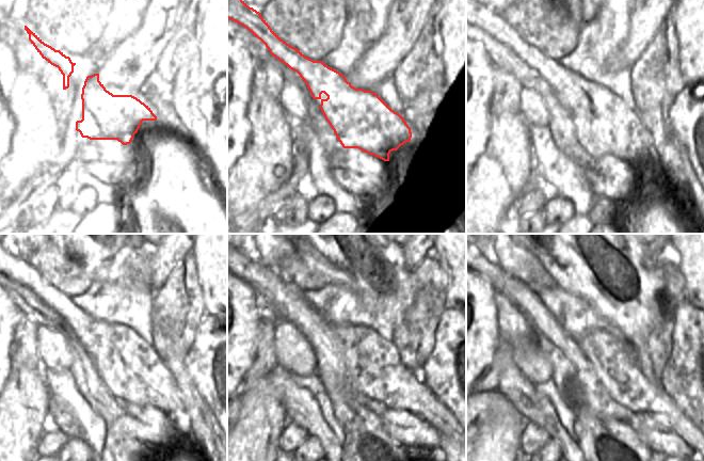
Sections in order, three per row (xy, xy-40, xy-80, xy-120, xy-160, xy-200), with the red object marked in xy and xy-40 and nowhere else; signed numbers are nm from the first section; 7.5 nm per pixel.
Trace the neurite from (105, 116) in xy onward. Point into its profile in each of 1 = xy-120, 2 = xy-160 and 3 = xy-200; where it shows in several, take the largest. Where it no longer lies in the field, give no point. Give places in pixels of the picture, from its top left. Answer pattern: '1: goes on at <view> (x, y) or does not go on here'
1: goes on at xy-120 (129, 366)
2: goes on at xy-160 (373, 367)
3: goes on at xy-200 (616, 362)

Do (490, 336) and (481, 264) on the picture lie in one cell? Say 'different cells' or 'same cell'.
different cells

